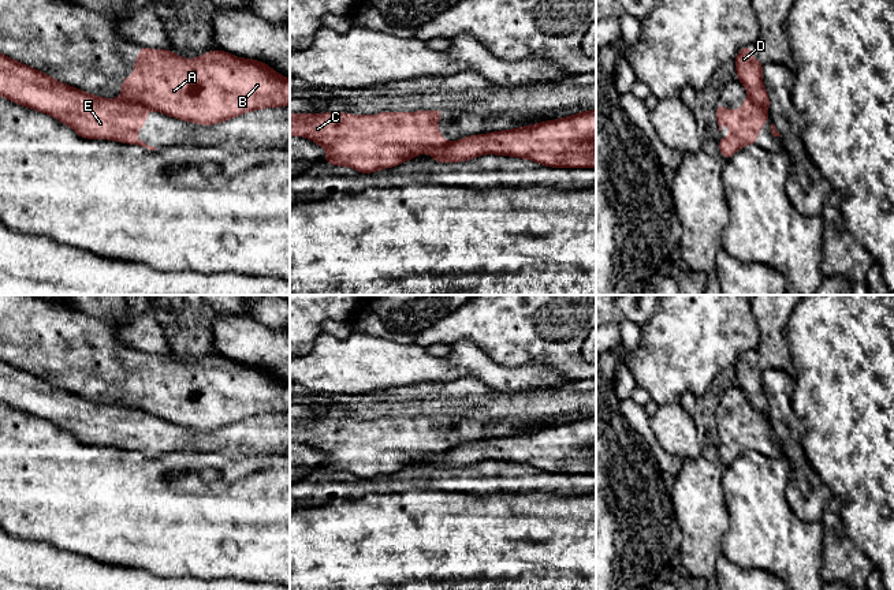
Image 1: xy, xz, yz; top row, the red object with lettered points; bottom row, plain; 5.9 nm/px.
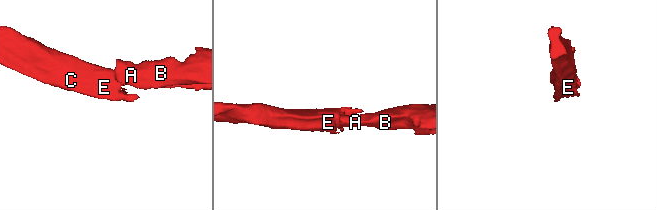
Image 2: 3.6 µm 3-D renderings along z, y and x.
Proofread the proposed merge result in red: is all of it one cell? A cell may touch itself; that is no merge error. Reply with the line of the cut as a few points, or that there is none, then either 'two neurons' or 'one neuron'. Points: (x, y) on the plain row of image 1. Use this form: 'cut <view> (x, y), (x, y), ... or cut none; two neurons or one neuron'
cut xy (120, 403), (148, 413); two neurons

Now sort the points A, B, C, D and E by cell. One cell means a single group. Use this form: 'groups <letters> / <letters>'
groups A B D / C E

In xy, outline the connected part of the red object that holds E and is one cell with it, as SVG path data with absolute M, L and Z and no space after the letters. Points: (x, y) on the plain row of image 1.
M3 359L0 402L51 421L81 444L109 445L156 456L137 444L137 437L144 434L148 426L146 411L86 399Z

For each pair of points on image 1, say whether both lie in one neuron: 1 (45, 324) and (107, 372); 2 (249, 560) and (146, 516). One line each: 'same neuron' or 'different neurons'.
1: same neuron
2: same neuron

